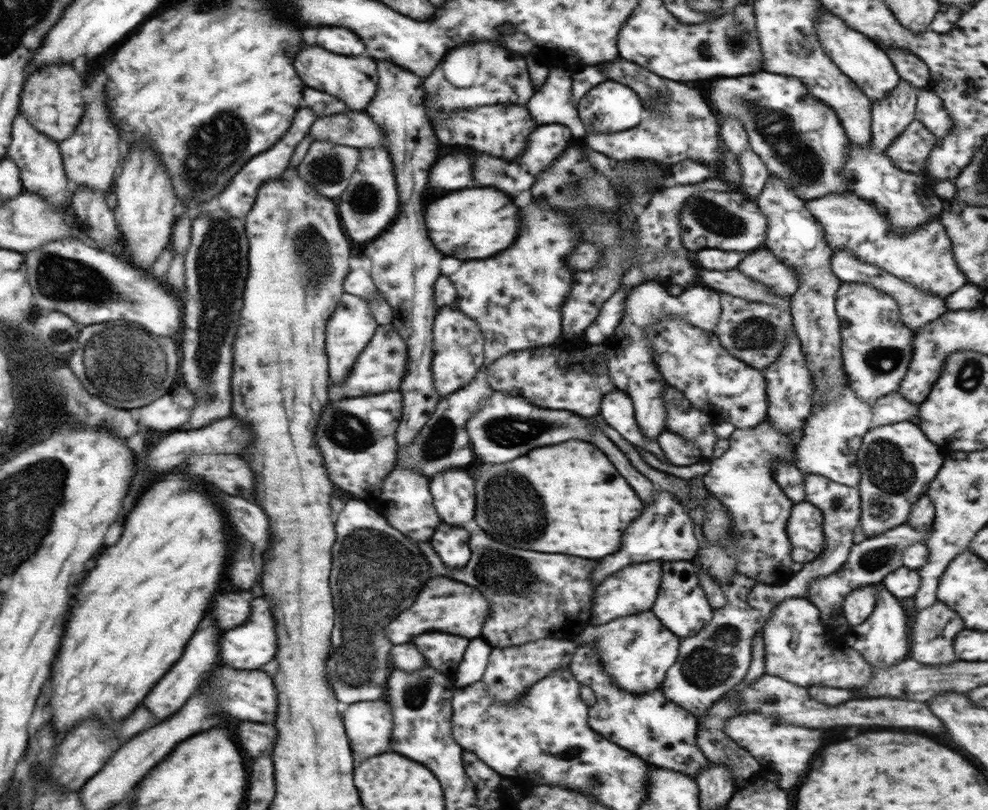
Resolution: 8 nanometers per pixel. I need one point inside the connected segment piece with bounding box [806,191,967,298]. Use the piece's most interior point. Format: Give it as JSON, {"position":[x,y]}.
{"position":[924,258]}

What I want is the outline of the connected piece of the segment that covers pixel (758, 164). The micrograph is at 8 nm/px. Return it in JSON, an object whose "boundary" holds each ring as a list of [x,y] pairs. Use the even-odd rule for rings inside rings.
{"boundary":[[[751,148],[739,155],[739,162],[742,170],[739,191],[749,198],[757,198],[768,181],[768,167]]]}

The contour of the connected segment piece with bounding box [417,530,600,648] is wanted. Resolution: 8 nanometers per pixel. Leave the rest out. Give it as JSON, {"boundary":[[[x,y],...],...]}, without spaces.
{"boundary":[[[476,530],[470,532],[468,546],[472,551],[470,560],[460,569],[448,569],[440,560],[440,557],[429,542],[418,542],[418,547],[424,552],[432,570],[437,576],[474,586],[486,600],[490,602],[490,615],[486,617],[482,625],[481,637],[493,648],[508,648],[524,642],[552,638],[556,640],[574,641],[576,636],[591,625],[592,596],[596,584],[592,582],[592,570],[600,564],[600,560],[584,560],[580,556],[544,556],[542,552],[528,552],[528,550],[516,550],[508,548],[502,542],[496,542],[490,536],[484,536],[484,532]]]}

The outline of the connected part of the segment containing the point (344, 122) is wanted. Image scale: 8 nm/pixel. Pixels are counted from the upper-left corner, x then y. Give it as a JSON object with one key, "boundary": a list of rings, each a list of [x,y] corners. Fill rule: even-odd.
{"boundary":[[[347,110],[317,118],[308,130],[312,140],[326,140],[354,148],[376,148],[384,145],[384,131],[366,112]]]}

